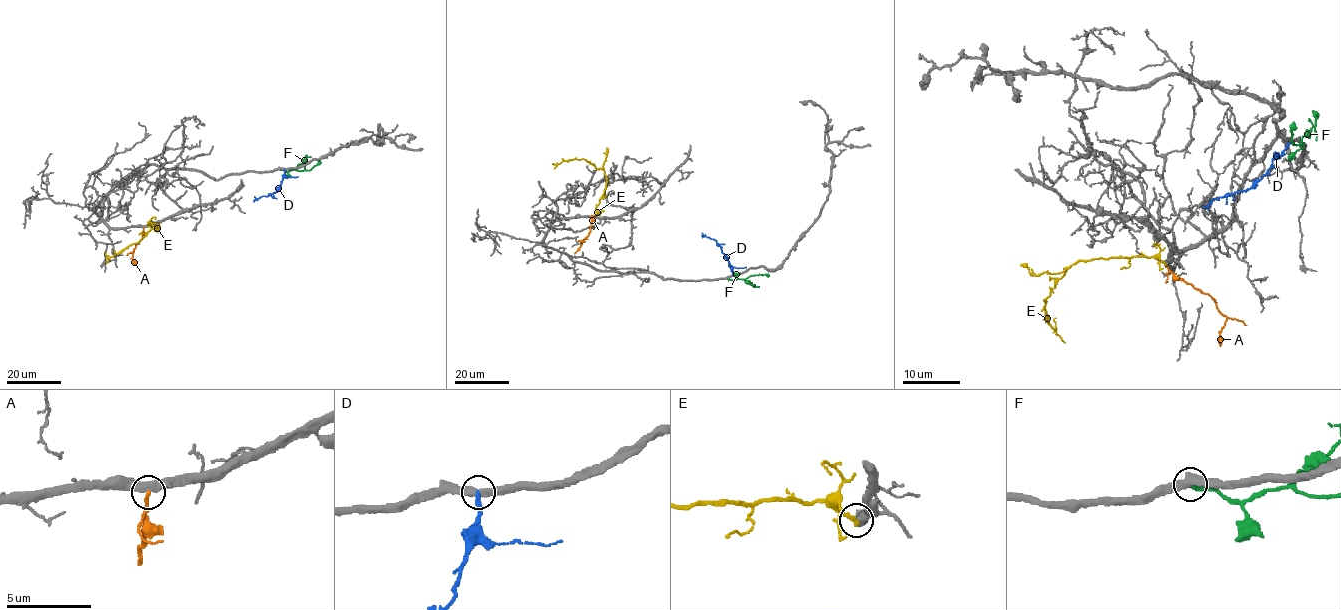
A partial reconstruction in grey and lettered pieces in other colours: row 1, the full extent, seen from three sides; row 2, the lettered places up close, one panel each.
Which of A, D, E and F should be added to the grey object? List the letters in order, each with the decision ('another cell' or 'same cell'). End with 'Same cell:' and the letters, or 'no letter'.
A: another cell
D: another cell
E: another cell
F: another cell
Same cell: no letter

